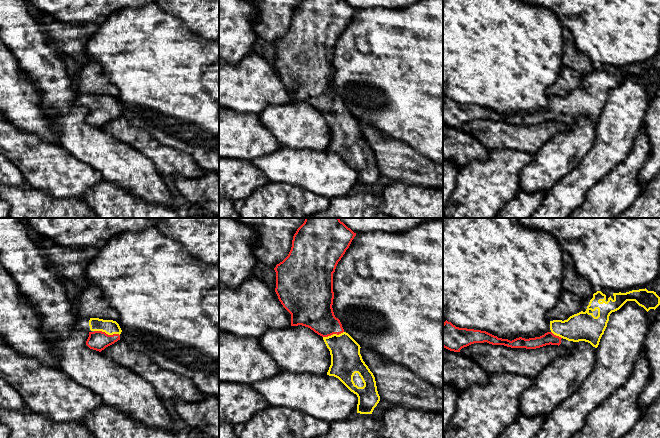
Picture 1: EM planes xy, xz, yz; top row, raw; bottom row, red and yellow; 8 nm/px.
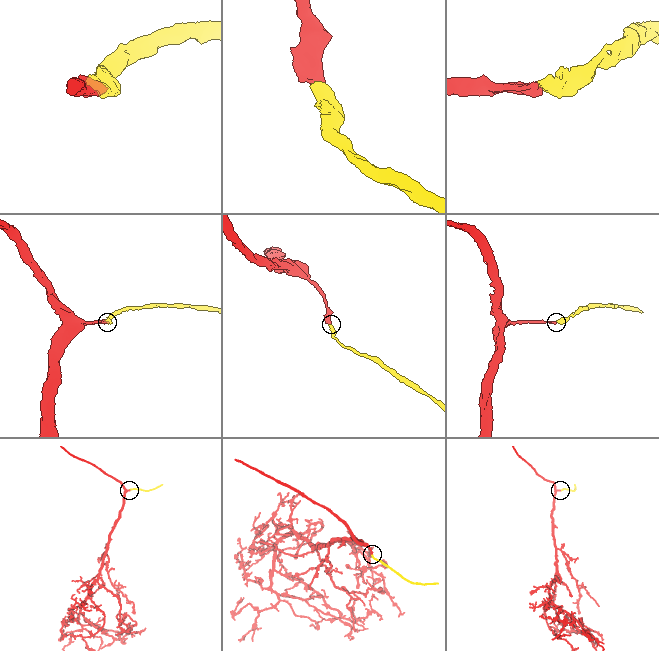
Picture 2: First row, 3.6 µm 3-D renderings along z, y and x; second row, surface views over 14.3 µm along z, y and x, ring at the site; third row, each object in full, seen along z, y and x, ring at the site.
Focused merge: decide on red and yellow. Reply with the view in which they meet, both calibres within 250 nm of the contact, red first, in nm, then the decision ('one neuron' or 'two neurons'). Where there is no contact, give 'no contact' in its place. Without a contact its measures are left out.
xy | 160/120 nm | one neuron

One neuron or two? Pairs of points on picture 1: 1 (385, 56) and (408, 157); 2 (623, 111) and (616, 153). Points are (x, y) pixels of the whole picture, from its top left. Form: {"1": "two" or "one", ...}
{"1": "two", "2": "one"}

